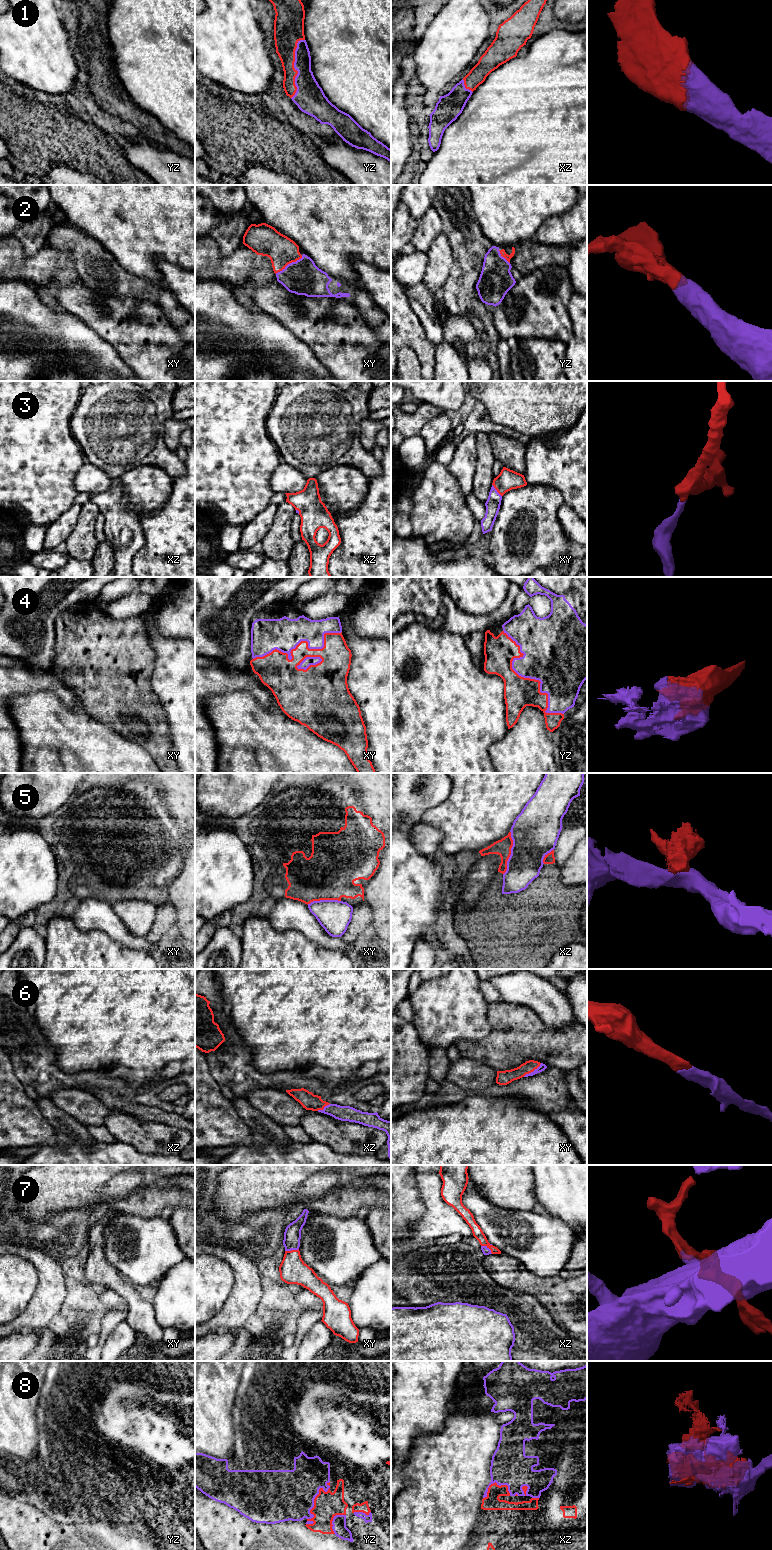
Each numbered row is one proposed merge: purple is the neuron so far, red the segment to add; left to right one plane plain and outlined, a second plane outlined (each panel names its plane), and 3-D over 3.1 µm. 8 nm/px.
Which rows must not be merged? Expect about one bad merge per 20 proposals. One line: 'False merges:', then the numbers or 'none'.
False merges: 5

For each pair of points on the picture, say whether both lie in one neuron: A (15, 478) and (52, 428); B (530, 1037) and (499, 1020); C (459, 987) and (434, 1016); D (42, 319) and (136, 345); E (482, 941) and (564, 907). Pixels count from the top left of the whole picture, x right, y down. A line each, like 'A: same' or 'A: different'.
A: same
B: same
C: same
D: different
E: same

